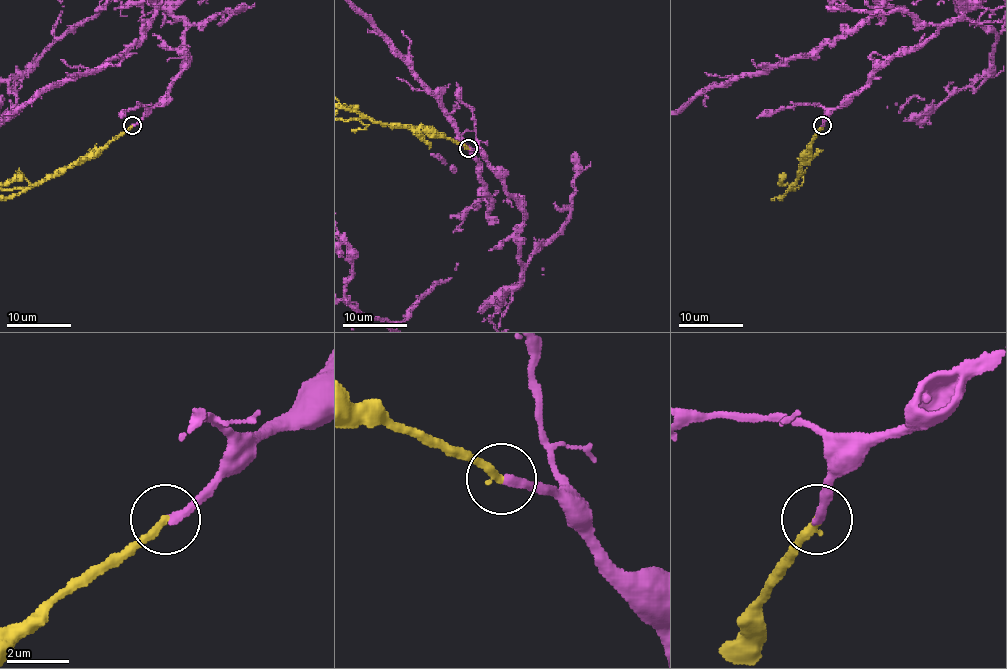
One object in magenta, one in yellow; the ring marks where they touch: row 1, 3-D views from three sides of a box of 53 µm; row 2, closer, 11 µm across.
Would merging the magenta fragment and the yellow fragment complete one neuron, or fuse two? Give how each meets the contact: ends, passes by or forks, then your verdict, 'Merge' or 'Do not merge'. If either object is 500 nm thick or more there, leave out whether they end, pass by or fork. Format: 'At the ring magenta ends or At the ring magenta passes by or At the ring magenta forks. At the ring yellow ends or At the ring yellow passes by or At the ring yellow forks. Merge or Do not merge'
At the ring magenta ends. At the ring yellow ends. Merge

